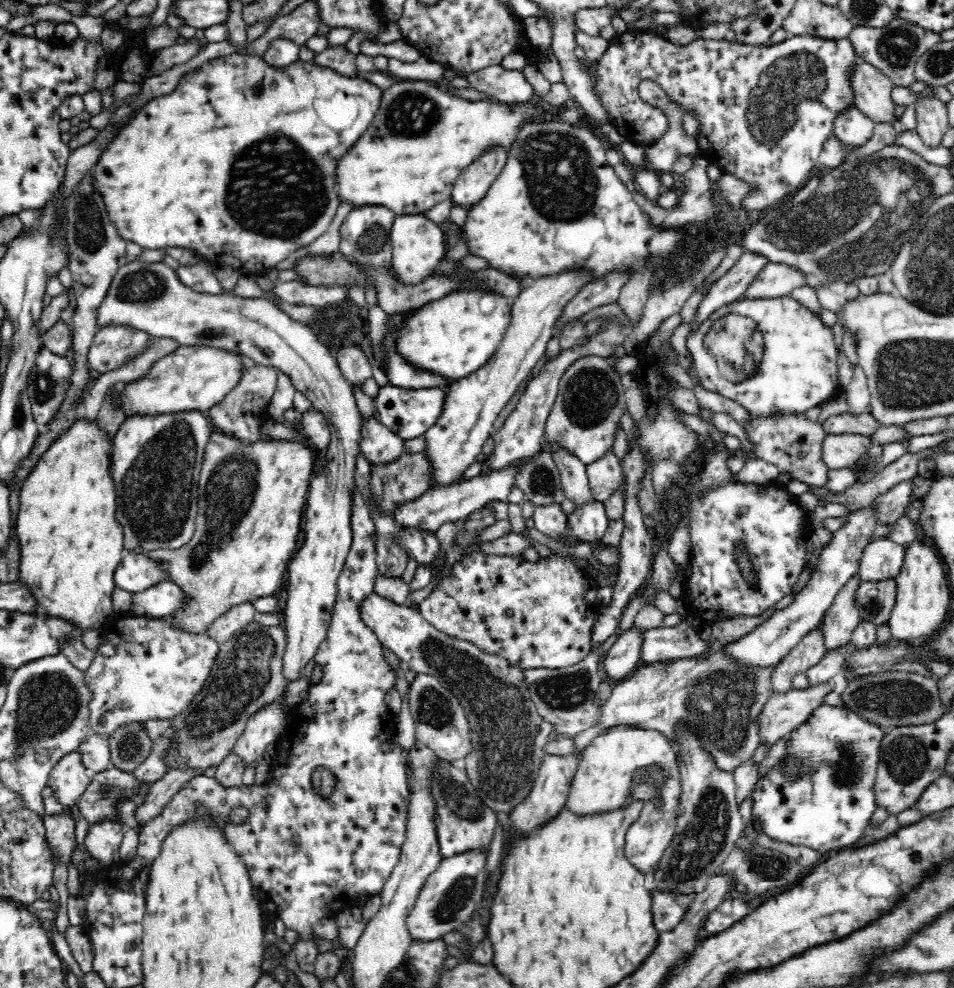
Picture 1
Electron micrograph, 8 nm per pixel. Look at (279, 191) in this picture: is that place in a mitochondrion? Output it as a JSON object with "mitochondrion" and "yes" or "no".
{"mitochondrion":"yes"}

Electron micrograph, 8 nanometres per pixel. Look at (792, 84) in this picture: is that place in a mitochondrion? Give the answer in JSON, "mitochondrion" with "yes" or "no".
{"mitochondrion":"yes"}

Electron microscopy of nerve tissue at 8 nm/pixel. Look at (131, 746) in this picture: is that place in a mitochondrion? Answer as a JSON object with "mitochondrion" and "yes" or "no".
{"mitochondrion":"yes"}

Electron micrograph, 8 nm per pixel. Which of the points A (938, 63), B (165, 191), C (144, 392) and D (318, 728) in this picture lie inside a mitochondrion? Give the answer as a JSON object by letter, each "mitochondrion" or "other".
{"A":"mitochondrion","B":"other","C":"other","D":"other"}

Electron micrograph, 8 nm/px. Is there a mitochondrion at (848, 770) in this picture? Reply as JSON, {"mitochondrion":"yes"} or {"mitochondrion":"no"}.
{"mitochondrion":"yes"}

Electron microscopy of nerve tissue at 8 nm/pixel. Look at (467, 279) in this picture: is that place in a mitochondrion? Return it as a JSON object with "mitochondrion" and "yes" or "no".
{"mitochondrion":"no"}

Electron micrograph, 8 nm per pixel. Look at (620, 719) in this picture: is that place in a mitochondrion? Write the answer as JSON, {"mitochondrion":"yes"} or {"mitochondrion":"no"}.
{"mitochondrion":"no"}

